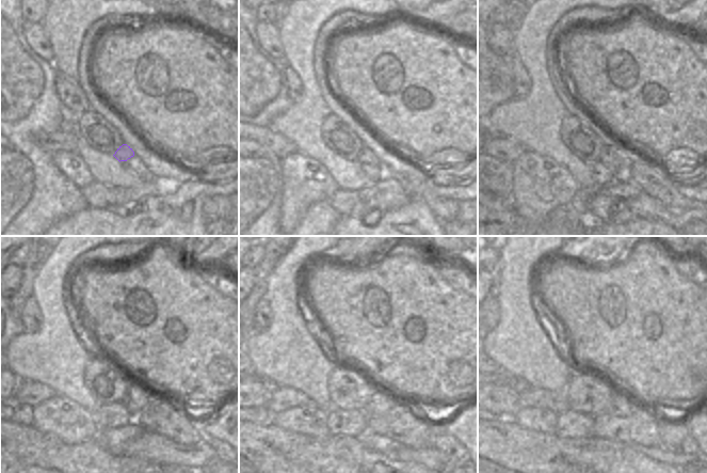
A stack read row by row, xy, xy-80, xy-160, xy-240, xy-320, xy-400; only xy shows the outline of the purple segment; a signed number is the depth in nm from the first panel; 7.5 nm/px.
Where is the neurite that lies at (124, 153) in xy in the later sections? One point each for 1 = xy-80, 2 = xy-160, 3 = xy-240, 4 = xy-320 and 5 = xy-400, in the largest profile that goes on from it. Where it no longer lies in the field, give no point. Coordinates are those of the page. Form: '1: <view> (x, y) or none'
1: xy-80 (366, 156)
2: xy-160 (616, 159)
3: xy-240 (138, 397)
4: xy-320 (380, 404)
5: xy-400 (620, 405)

